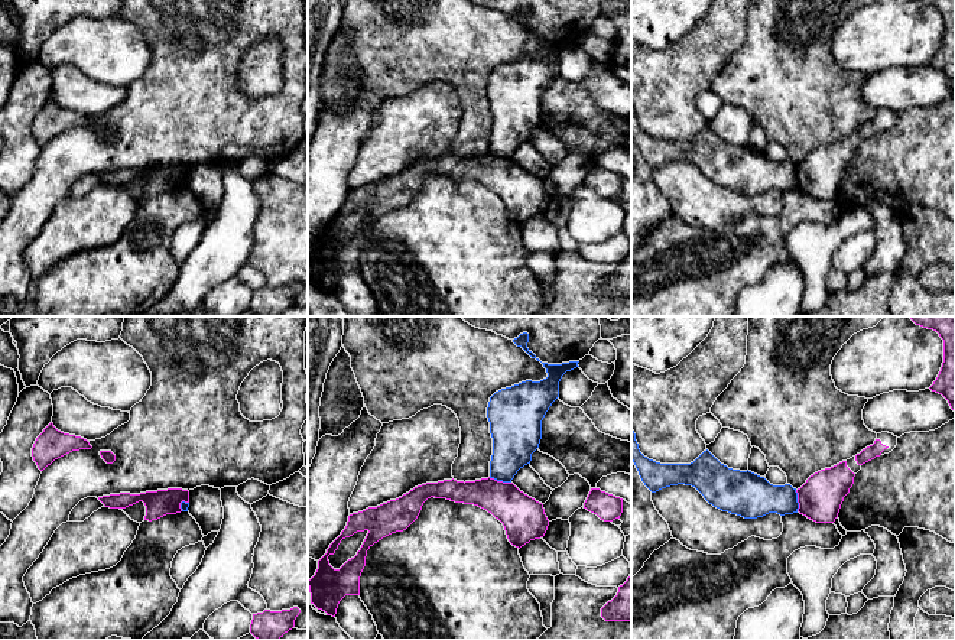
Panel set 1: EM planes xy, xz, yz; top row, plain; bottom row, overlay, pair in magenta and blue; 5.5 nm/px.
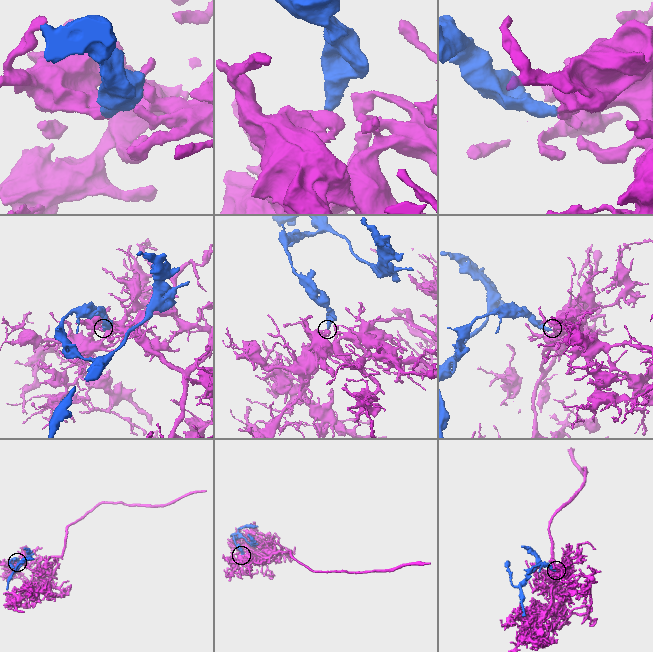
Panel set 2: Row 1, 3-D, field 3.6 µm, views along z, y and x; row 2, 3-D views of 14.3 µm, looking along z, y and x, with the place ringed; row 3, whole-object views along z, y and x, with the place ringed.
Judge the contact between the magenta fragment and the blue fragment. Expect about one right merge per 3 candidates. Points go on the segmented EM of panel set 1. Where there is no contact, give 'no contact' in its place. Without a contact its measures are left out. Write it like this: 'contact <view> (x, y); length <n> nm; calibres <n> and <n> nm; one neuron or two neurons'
contact xz (500, 481); length 130 nm; calibres 240 and 240 nm; two neurons

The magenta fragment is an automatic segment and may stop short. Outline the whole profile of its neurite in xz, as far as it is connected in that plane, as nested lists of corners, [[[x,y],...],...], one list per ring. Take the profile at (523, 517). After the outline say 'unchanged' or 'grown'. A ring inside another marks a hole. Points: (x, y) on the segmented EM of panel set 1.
[[[490,477],[465,483],[454,478],[426,483],[396,500],[348,516],[345,529],[318,561],[318,569],[308,581],[311,604],[335,617],[338,604],[345,595],[360,595],[360,576],[366,566],[367,550],[383,537],[406,530],[431,497],[487,510],[503,523],[509,542],[519,549],[530,540],[543,537],[549,526],[543,504],[520,491],[513,483]],[[364,530],[368,533],[357,555],[340,569],[334,569],[328,556],[335,553],[342,539]]] | unchanged

